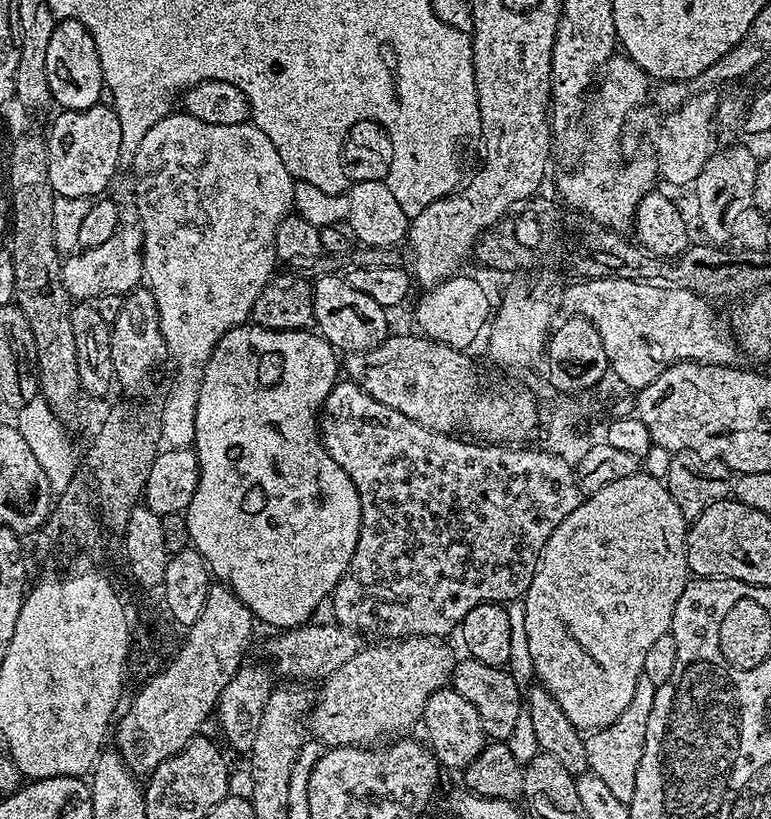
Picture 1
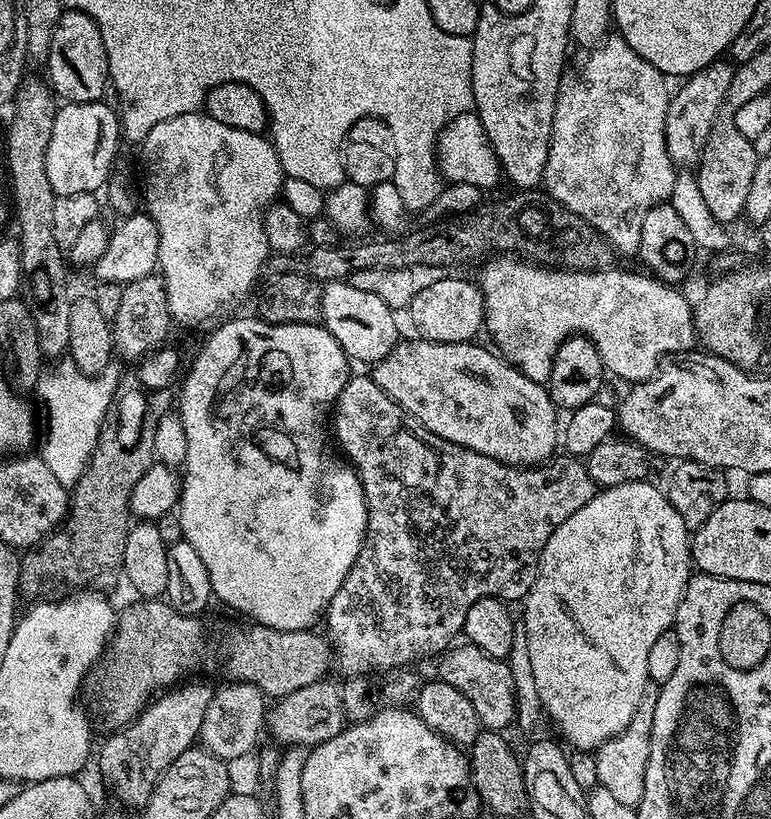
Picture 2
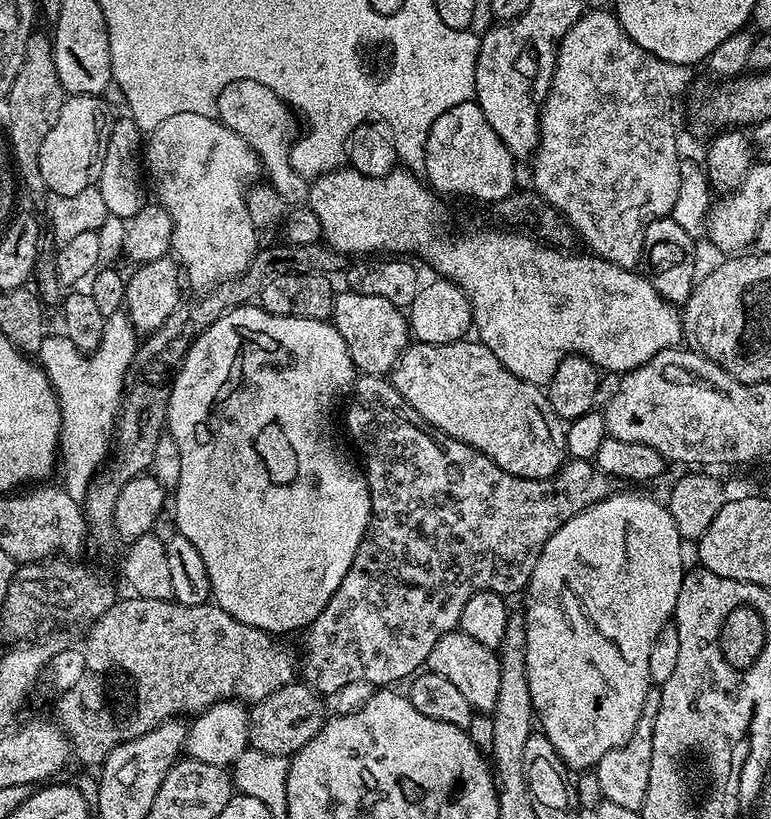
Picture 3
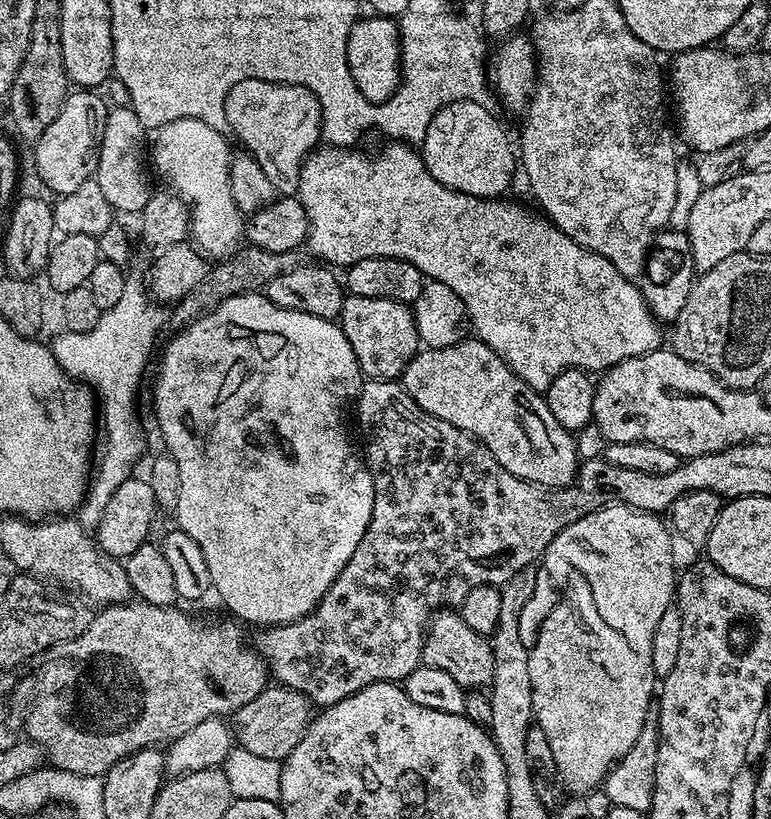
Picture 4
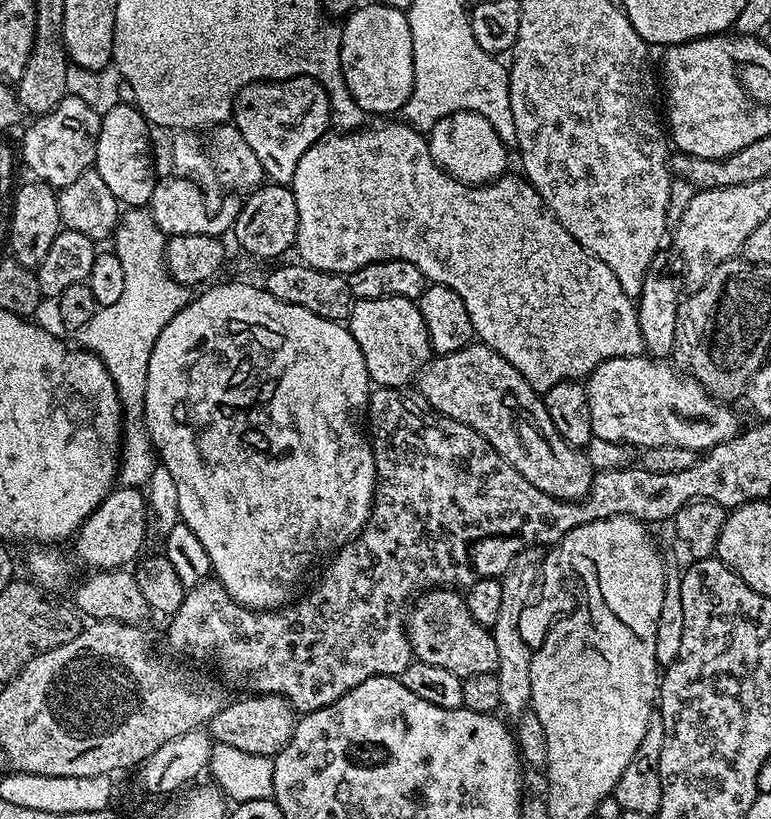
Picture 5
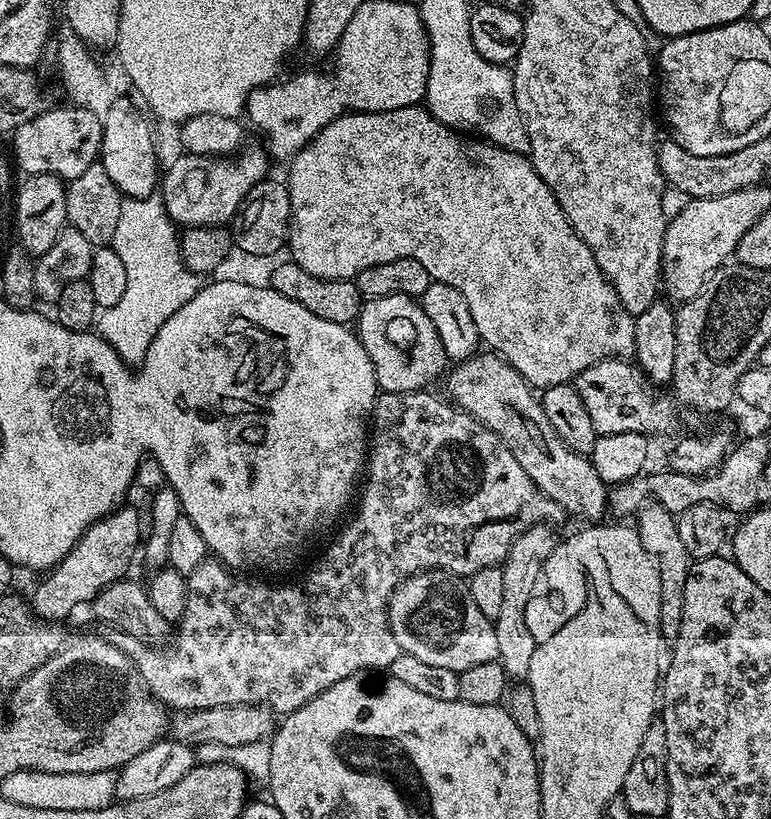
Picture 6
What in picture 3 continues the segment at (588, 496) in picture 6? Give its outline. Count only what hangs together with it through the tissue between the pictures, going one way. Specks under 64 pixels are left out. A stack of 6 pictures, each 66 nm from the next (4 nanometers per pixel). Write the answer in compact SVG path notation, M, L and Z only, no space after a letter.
M465 338L454 342L446 342L445 344L409 343L404 353L398 358L395 368L392 369L390 379L398 390L398 394L402 394L402 398L406 398L406 402L410 402L410 406L414 406L414 410L418 410L418 414L422 414L422 418L426 418L426 422L430 422L430 426L442 430L450 438L458 438L458 442L466 442L470 446L474 446L474 450L486 454L486 458L490 458L499 468L506 470L511 476L521 476L531 480L545 480L556 475L569 459L565 421L561 420L558 414L554 414L545 389L530 382L522 382L522 378L510 374L510 370L506 370L506 366L502 366L502 362L498 362L498 358L494 358L491 350L480 343L479 339Z

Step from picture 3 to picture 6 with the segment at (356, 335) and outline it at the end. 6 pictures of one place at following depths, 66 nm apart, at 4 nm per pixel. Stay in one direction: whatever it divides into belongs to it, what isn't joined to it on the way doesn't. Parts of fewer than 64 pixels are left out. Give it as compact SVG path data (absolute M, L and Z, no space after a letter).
M390 294L386 298L365 299L354 328L374 366L380 392L419 392L445 375L444 364L449 359L442 350L438 330L434 330L430 318L426 318L413 297Z

